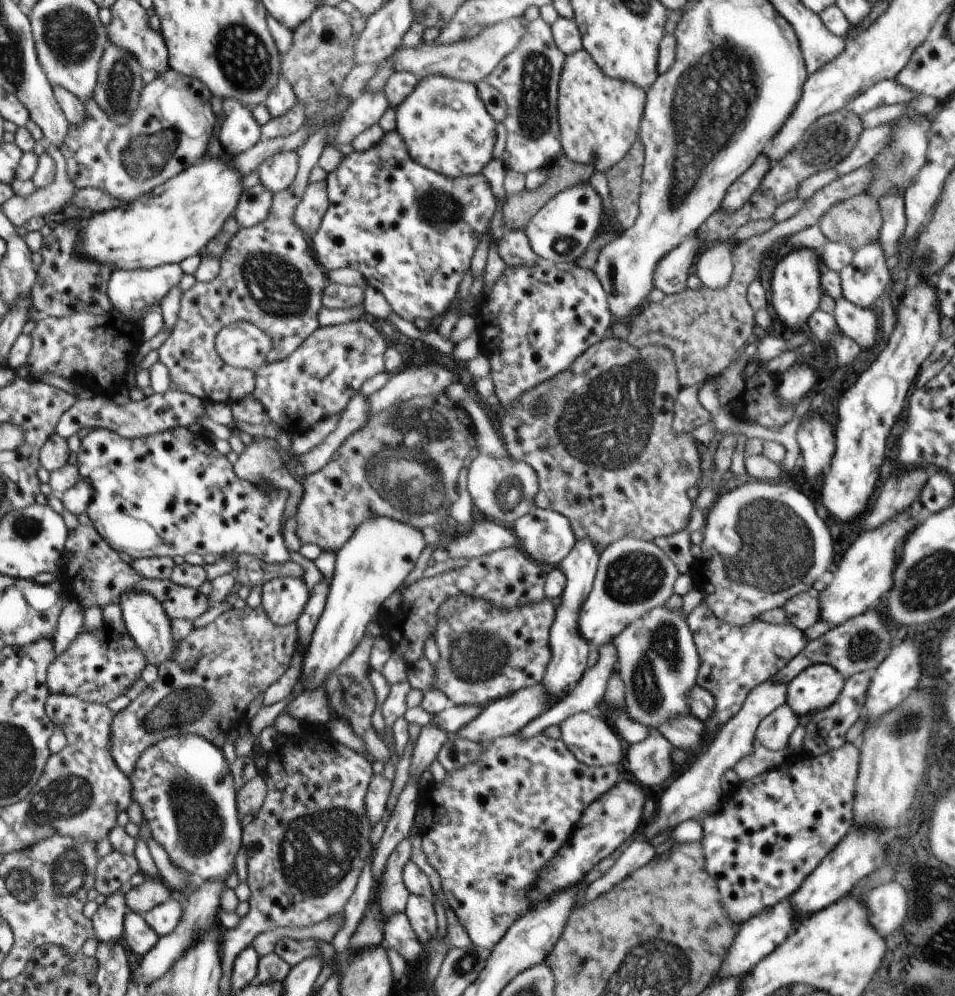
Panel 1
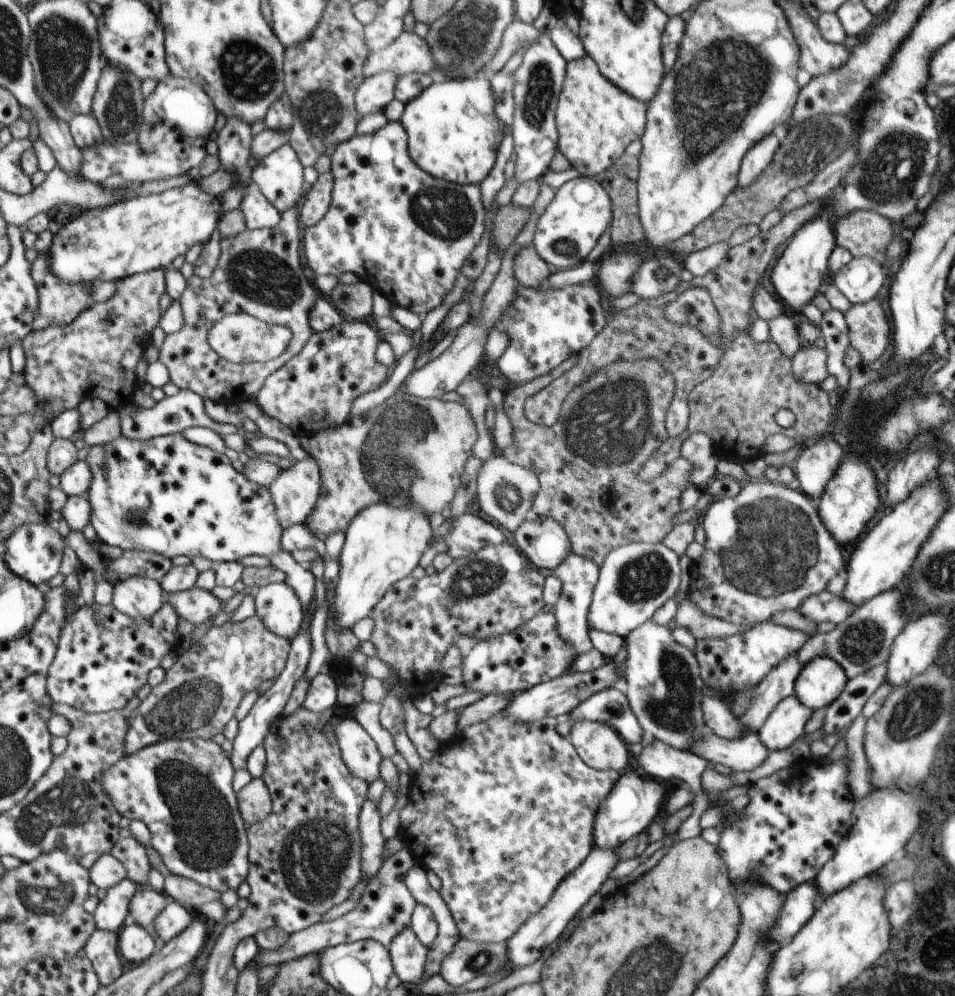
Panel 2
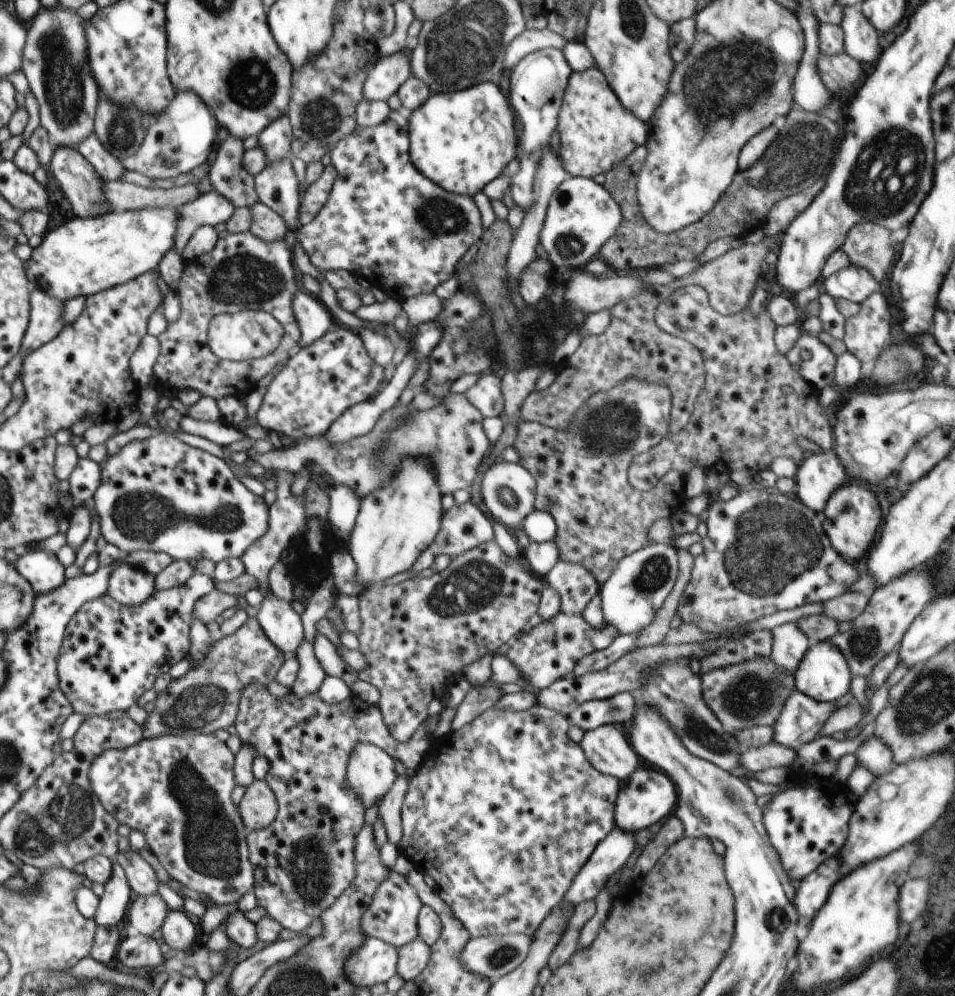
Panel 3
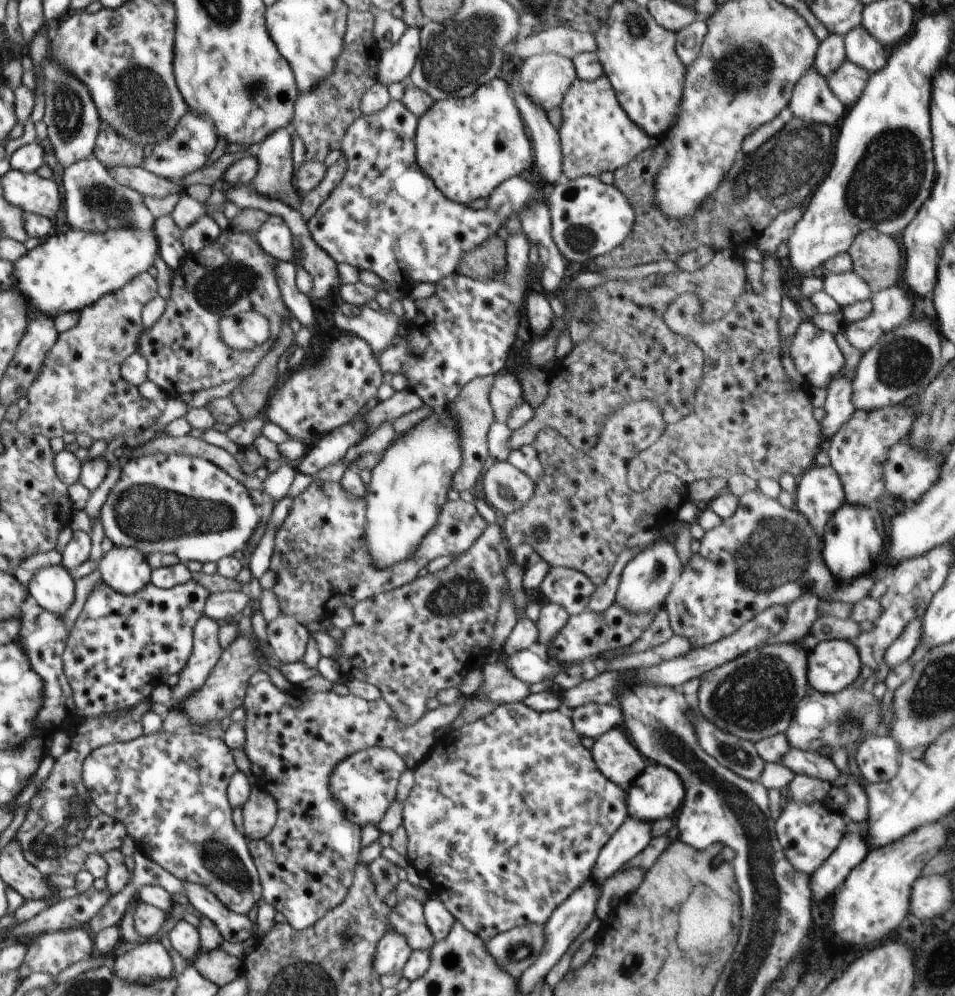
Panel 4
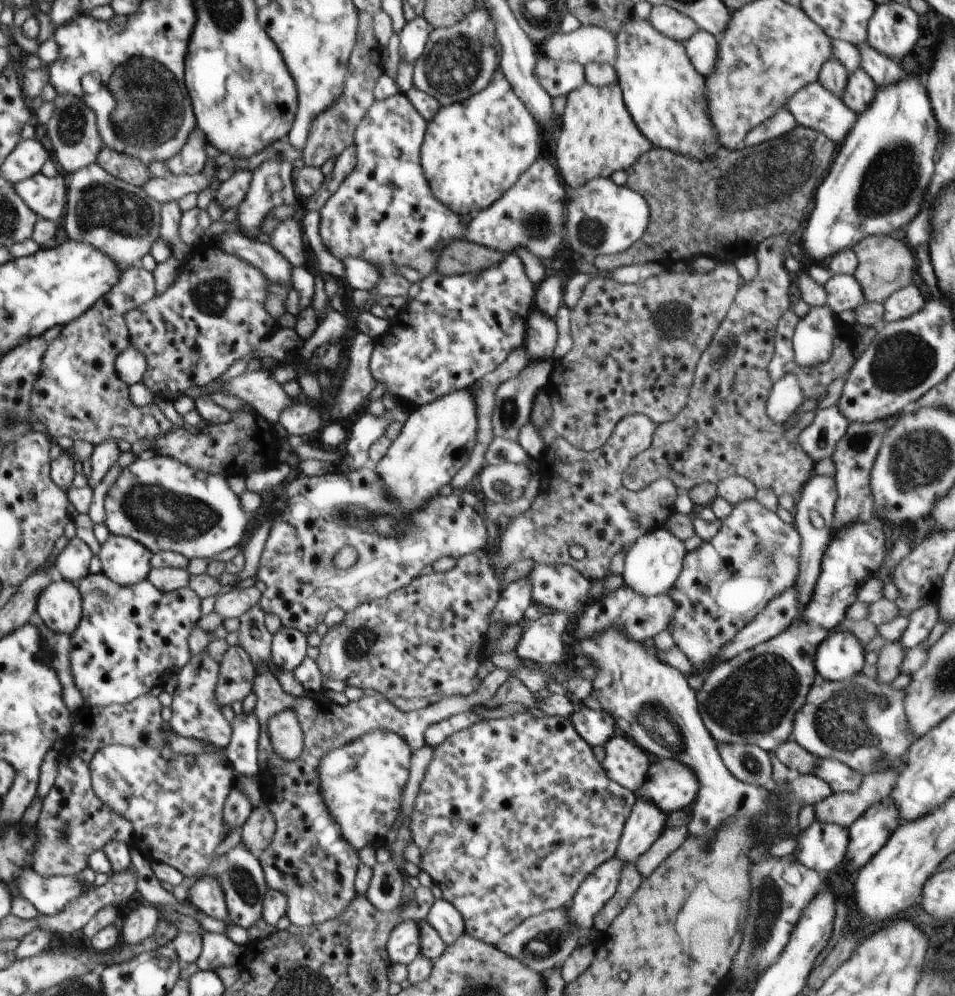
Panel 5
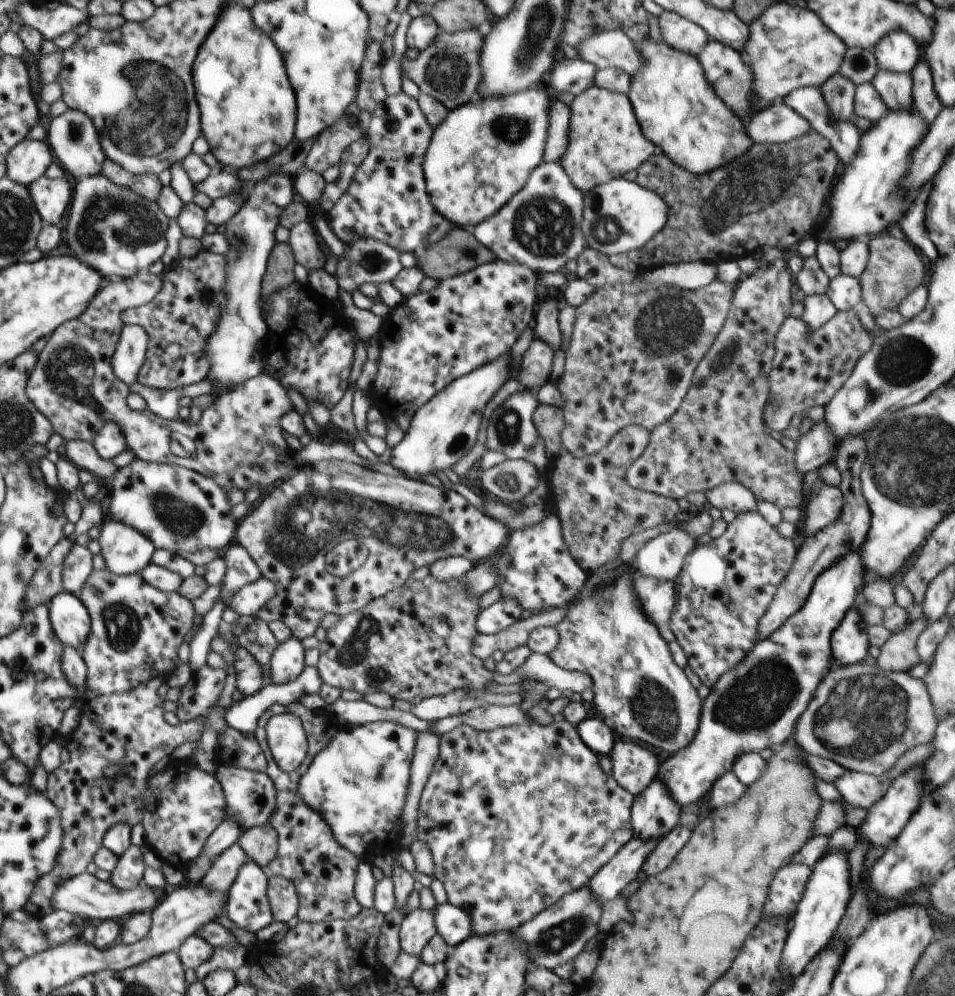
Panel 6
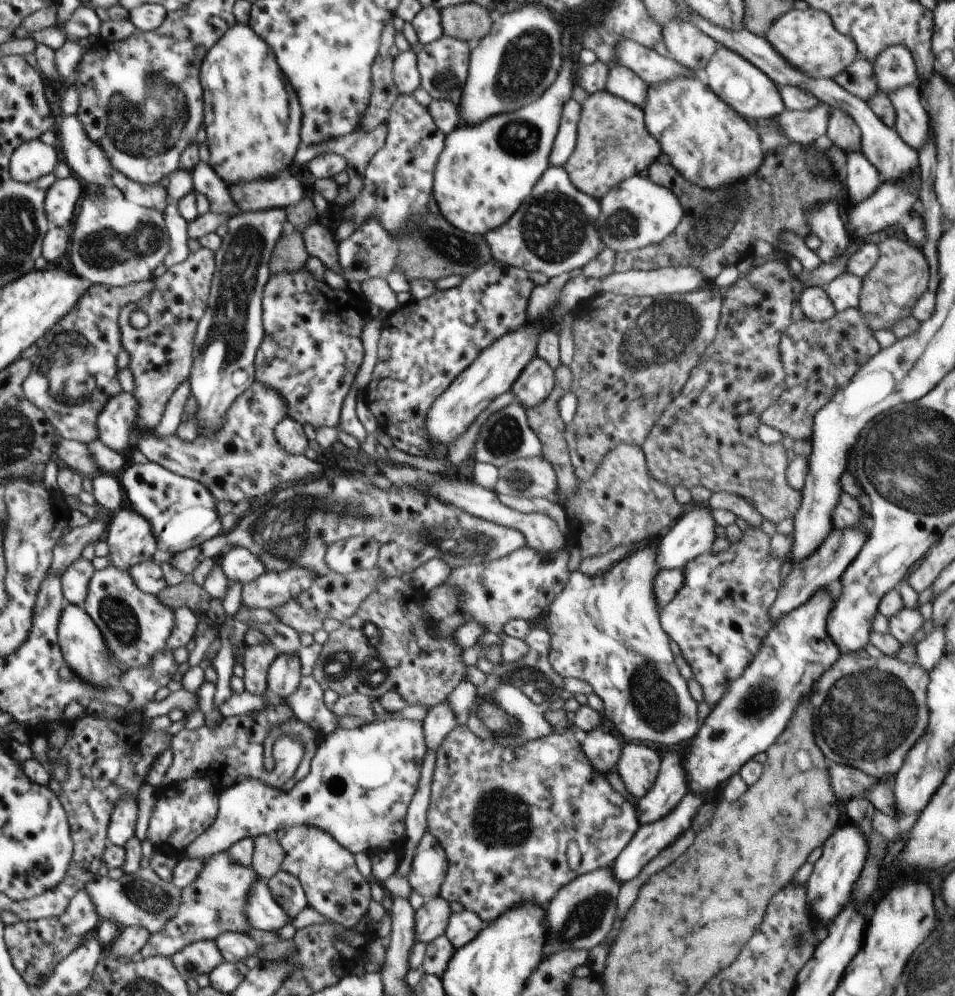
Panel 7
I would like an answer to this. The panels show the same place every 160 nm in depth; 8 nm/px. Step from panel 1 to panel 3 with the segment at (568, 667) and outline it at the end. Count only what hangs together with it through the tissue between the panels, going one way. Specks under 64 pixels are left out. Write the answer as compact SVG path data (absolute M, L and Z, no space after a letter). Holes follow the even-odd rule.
M559 561L543 580L560 594L560 610L566 614L582 615L600 588L592 572L574 562Z

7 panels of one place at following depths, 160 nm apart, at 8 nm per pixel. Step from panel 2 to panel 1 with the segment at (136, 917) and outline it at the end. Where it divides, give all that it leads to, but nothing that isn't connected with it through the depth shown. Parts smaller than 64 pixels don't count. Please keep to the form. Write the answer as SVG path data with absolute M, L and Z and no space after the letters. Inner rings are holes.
M146 878L142 884L132 887L125 894L125 901L130 912L143 915L172 897L173 891L160 878Z

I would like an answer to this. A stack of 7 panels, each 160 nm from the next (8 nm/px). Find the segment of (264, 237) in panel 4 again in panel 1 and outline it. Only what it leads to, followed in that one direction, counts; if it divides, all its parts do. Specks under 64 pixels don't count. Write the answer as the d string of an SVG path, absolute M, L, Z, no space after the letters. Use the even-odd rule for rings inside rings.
M262 183L244 189L234 212L240 228L250 228L263 223L270 214L272 203L273 192Z

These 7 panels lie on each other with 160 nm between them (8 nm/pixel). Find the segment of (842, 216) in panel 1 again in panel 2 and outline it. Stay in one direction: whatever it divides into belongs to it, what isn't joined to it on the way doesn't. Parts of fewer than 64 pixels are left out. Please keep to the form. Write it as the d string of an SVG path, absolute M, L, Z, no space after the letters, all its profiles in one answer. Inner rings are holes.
M854 211L834 223L838 247L846 248L853 257L870 257L882 264L887 247L893 242L893 224L872 211Z

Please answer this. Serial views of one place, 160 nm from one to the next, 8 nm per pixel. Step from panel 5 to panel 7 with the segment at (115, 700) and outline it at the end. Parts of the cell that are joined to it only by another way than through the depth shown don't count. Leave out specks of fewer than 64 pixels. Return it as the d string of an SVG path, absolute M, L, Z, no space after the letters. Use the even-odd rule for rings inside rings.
M114 564L94 571L84 604L88 616L98 625L113 659L123 664L123 670L146 666L166 646L174 626L174 611L163 605L157 595L142 592L129 571L120 570Z

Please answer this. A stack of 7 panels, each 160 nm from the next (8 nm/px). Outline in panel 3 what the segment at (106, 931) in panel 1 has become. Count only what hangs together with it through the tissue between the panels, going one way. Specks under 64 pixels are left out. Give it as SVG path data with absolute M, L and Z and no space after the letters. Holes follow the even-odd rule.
M113 862L113 874L105 884L105 892L99 898L99 906L94 914L97 926L117 925L130 904L130 886L122 866Z

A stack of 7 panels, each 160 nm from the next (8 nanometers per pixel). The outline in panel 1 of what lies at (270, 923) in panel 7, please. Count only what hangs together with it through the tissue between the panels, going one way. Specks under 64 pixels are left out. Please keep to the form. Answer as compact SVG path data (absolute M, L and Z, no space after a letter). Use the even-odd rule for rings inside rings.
M188 733L164 739L149 746L140 755L133 771L127 776L132 787L132 800L141 808L144 818L146 819L146 822L148 822L148 826L150 826L150 834L152 834L152 838L157 843L160 843L160 846L162 846L168 853L168 858L172 861L172 864L175 864L179 869L182 869L191 875L199 876L205 881L224 883L228 876L235 872L234 858L236 858L236 855L240 852L240 848L243 848L241 841L243 826L241 825L242 819L237 809L237 789L235 788L233 774L231 773L229 765L222 748L217 747L207 738L197 734Z

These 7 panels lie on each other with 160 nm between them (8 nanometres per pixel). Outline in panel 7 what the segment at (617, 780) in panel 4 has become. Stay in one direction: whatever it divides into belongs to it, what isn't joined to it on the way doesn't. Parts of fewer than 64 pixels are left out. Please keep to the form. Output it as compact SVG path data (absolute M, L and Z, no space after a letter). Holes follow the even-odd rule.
M626 743L614 770L622 778L627 791L640 800L652 788L659 773L661 756L644 744Z

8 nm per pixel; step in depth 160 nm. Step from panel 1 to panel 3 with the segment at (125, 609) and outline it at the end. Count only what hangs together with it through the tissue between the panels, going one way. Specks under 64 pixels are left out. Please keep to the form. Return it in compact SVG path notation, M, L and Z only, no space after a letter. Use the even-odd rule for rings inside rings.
M118 564L108 578L107 594L124 606L138 606L152 598L152 594L156 592L154 580L156 578L152 574L140 568Z

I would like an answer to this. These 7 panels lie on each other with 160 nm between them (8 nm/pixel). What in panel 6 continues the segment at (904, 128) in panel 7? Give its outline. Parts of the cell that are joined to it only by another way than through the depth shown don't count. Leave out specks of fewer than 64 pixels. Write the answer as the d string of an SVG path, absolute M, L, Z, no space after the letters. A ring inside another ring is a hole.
M877 69L876 76L870 83L890 111L914 110L911 73L895 73Z

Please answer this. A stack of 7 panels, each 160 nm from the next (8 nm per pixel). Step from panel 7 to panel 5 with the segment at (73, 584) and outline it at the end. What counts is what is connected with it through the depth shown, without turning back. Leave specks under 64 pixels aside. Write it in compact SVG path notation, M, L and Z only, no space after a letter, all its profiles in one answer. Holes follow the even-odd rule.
M78 537L70 539L55 560L55 567L64 581L81 581L89 572L93 557L90 547Z

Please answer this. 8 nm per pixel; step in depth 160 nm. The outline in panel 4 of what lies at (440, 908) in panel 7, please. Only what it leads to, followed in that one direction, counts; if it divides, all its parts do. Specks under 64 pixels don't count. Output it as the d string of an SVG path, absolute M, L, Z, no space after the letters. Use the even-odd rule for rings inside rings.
M387 932L376 944L376 956L372 960L376 972L382 976L402 971L412 951L402 934Z

